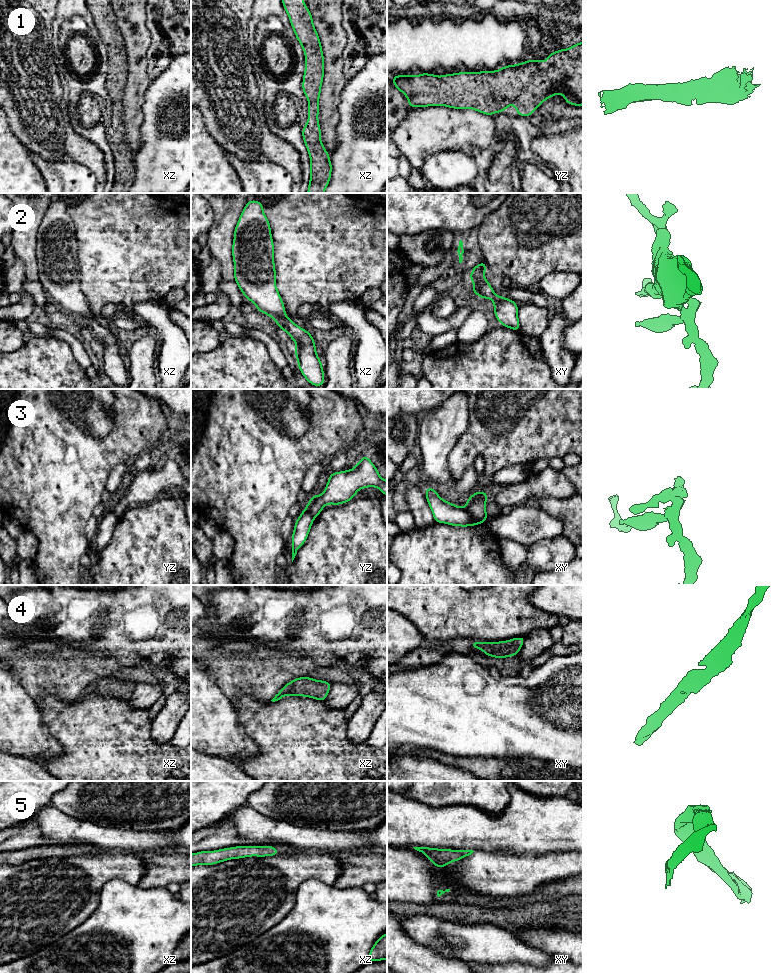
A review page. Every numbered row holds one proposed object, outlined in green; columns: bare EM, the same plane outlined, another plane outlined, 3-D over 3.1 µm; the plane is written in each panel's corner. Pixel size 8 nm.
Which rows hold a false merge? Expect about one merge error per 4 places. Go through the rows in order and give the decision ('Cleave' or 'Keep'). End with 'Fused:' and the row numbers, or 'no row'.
1: Keep
2: Keep
3: Cleave
4: Keep
5: Keep
Fused: 3

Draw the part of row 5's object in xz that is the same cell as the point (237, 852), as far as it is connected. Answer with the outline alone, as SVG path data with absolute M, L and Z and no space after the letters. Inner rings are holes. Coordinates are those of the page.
M236 846L216 851L200 851L191 854L191 867L195 865L215 865L229 859L276 855L279 855L279 851L275 846Z

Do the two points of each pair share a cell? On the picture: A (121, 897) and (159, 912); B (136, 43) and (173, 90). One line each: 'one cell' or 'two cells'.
A: one cell
B: two cells

